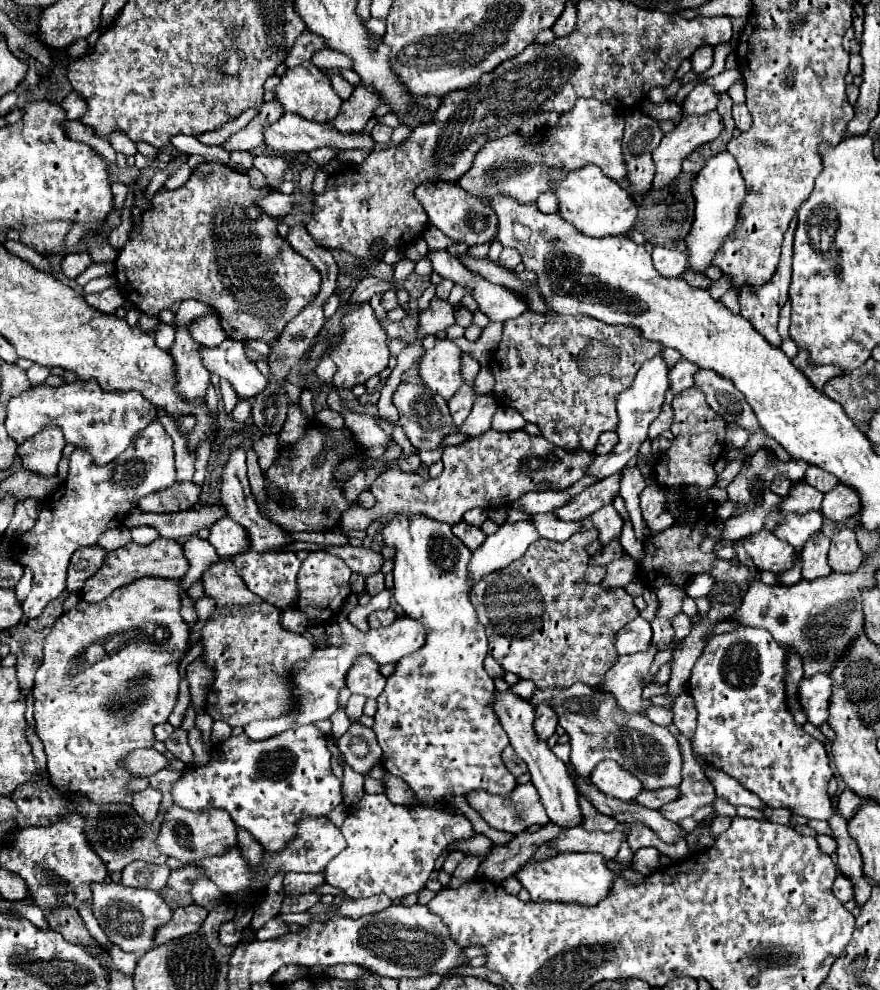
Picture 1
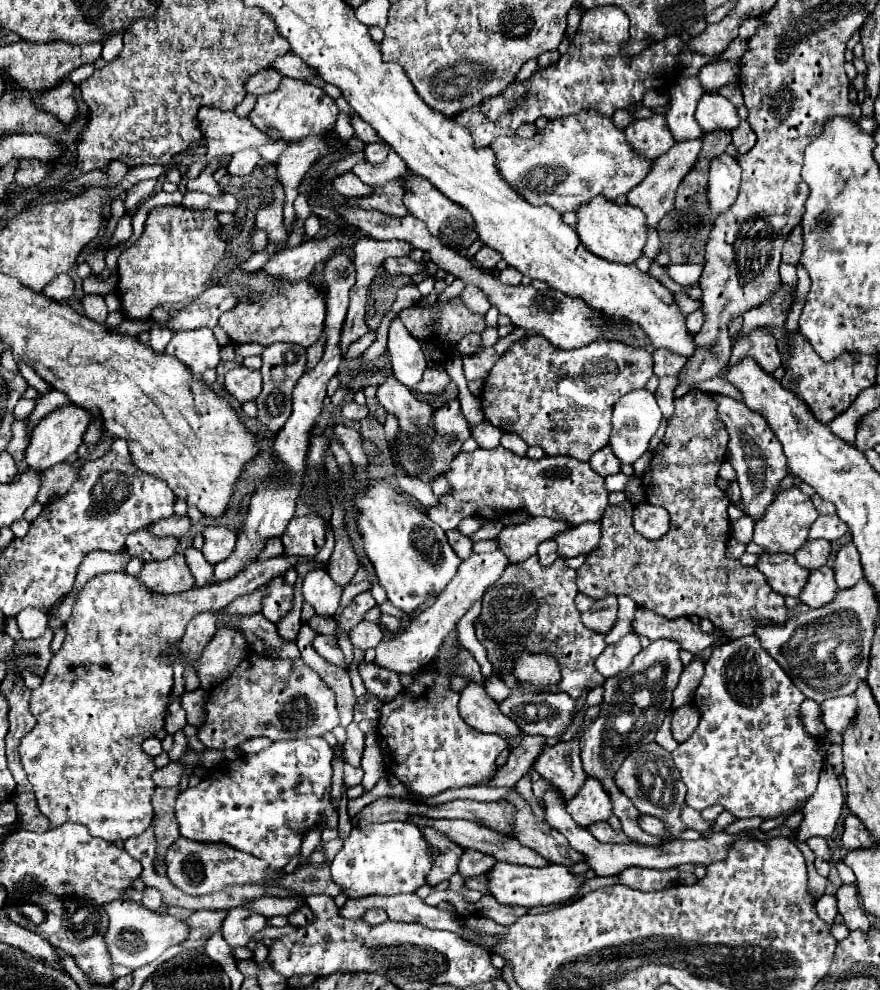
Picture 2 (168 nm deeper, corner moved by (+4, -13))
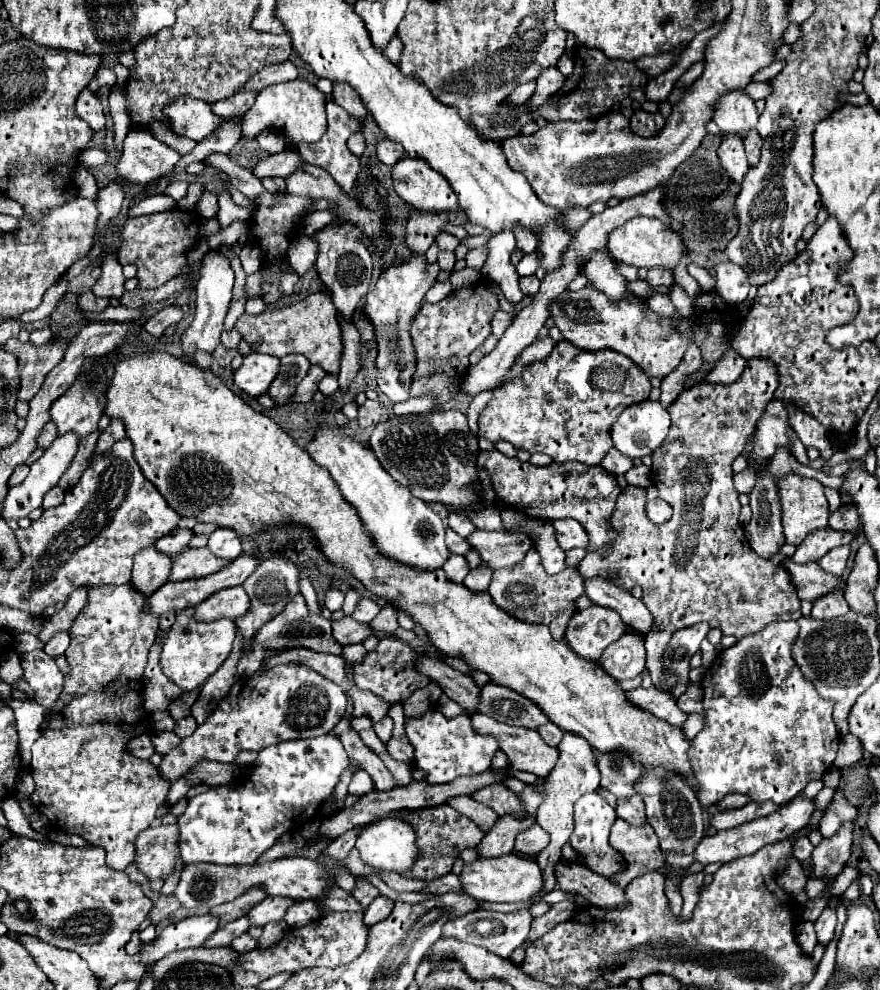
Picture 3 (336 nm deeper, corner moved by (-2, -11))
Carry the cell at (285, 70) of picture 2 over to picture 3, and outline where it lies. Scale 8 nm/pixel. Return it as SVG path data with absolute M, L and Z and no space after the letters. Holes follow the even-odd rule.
M290 60L282 62L282 64L274 64L274 66L266 66L262 68L258 74L254 74L248 82L246 82L246 90L254 90L260 92L266 86L272 84L280 84L280 82L290 82L298 78L298 66Z

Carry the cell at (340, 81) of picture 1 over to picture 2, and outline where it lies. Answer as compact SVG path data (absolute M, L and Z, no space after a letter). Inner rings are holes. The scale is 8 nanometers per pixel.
M344 112L338 114L338 120L336 120L336 126L334 126L334 132L338 134L338 138L340 138L342 144L346 144L346 142L354 136L354 130L352 130L352 126L350 126L350 118L348 118L348 114L344 114Z

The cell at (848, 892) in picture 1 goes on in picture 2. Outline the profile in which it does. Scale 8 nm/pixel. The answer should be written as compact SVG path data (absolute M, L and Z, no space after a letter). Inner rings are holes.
M824 894L824 896L816 902L816 912L818 912L818 916L820 916L824 922L832 924L834 918L836 918L836 914L838 914L838 910L836 910L836 898L830 896L830 894Z

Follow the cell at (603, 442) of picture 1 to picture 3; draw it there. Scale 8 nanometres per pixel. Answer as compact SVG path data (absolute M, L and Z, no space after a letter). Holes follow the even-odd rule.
M610 448L600 466L606 468L606 472L610 472L610 474L620 476L620 474L624 474L626 470L630 470L634 464L632 464L632 460L630 460L628 456L620 454L616 448Z

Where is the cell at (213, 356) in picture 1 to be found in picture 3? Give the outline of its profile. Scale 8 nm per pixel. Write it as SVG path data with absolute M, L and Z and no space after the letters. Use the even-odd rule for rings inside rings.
M252 352L244 356L242 366L234 372L234 386L252 398L258 398L260 394L266 394L276 374L278 374L278 358Z

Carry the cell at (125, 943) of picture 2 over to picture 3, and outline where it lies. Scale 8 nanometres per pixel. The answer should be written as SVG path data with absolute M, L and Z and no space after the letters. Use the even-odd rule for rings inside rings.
M210 914L190 916L180 922L170 922L158 934L158 938L140 944L140 958L144 964L152 964L170 952L198 948L206 938L218 930L218 918Z

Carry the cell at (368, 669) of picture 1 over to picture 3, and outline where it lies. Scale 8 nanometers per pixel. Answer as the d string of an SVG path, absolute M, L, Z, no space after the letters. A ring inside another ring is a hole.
M294 594L290 598L290 604L286 604L286 608L274 618L270 620L268 624L264 624L260 630L258 630L258 636L254 636L254 646L250 648L250 652L246 652L240 662L238 662L238 670L242 674L254 674L260 664L264 662L264 658L270 654L270 652L276 652L276 650L282 650L282 648L296 648L296 646L304 646L304 648L310 648L314 652L326 652L326 654L342 654L342 646L334 640L332 636L332 628L330 628L330 620L326 620L324 616L314 616L308 612L306 604L304 604L304 598L302 594Z

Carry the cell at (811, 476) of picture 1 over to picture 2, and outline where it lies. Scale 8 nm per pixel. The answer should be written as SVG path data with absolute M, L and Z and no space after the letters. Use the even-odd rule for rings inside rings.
M818 494L812 496L812 502L814 502L814 508L824 516L824 514L836 514L836 506L832 506L832 502L826 502L822 500Z

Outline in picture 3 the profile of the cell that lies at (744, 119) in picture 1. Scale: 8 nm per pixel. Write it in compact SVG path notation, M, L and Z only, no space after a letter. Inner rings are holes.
M750 130L744 136L744 146L746 146L746 154L748 154L748 164L756 166L760 160L760 148L762 148L762 138L756 130Z

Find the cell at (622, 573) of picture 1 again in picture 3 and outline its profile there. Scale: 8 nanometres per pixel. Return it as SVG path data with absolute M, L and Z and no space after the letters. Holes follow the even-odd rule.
M590 606L572 616L566 628L568 646L584 660L598 660L608 644L626 632L626 624L612 608Z

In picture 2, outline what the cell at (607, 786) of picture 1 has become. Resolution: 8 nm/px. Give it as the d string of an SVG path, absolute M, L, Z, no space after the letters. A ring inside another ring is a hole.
M588 778L578 794L570 802L566 802L566 808L578 826L588 828L590 824L606 820L612 814L612 800L608 798L608 792L600 786L600 782Z

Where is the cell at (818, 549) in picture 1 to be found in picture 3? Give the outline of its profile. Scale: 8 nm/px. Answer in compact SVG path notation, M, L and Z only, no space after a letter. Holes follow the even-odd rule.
M830 592L830 596L822 596L812 602L812 618L830 620L844 616L848 612L848 604L844 600L844 592Z

